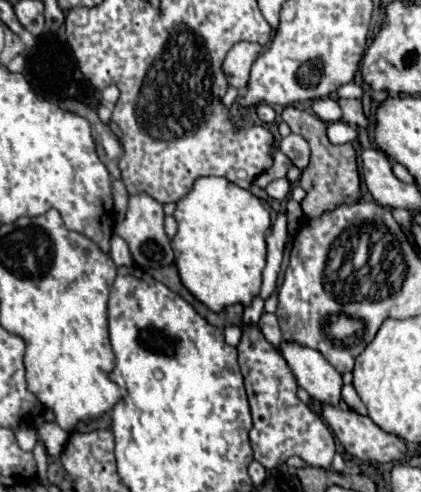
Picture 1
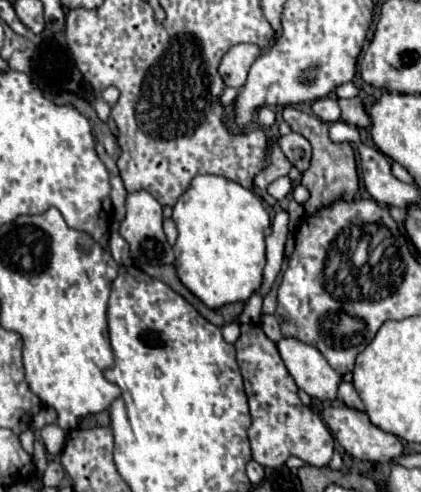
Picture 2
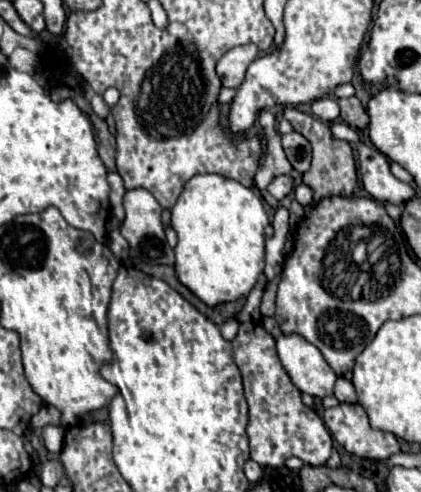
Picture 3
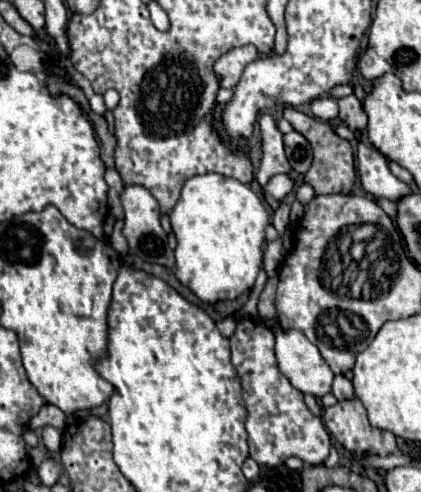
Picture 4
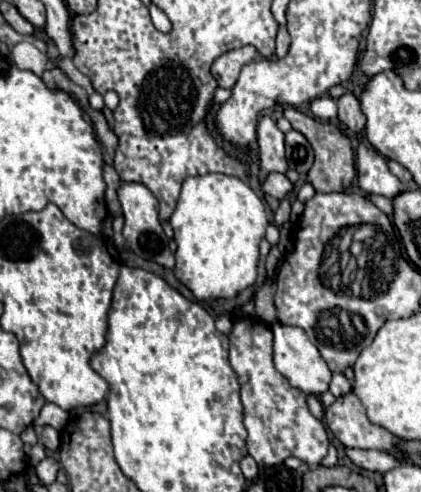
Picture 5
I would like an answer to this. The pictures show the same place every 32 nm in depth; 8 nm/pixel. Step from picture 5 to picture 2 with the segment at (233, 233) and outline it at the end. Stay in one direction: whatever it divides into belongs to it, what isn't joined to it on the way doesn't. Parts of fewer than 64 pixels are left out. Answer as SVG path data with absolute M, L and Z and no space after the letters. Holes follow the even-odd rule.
M196 176L190 188L180 196L174 206L172 218L178 228L178 238L174 248L176 272L182 284L208 308L222 308L232 302L248 302L248 298L260 290L262 270L266 264L266 244L264 230L270 226L270 216L262 206L262 200L240 184L222 176Z

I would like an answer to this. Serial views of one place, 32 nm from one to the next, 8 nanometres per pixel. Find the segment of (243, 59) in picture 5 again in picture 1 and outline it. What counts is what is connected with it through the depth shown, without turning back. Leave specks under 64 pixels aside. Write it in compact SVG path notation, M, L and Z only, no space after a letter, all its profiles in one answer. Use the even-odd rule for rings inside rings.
M238 42L226 56L224 60L224 74L228 78L228 84L242 90L248 86L248 76L250 76L250 68L254 64L254 56L258 56L262 52L260 44L254 42Z

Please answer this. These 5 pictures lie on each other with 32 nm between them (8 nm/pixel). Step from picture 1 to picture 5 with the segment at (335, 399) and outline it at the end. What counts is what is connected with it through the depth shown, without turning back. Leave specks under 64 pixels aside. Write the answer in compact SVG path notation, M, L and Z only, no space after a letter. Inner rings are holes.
M280 322L272 324L272 332L274 332L274 364L278 372L284 374L294 388L306 394L314 394L314 396L324 394L332 380L332 372L324 362L324 358L320 356L318 348L308 340L306 332L294 326L282 326Z

